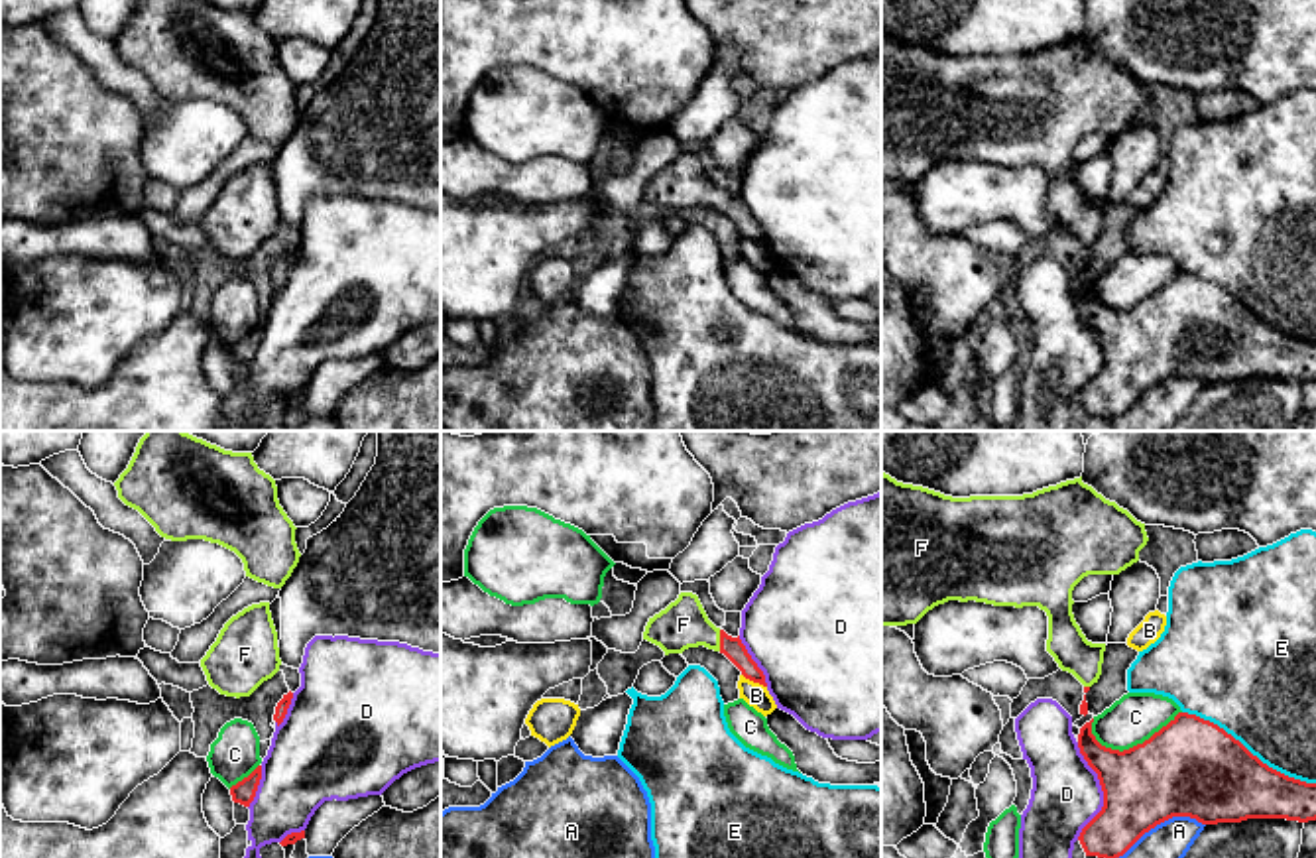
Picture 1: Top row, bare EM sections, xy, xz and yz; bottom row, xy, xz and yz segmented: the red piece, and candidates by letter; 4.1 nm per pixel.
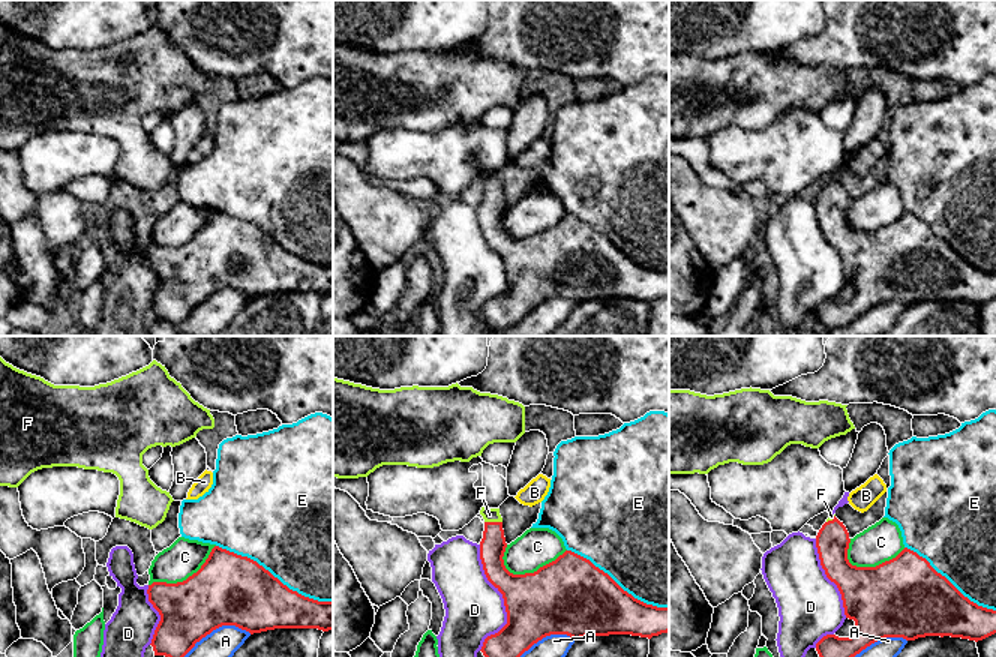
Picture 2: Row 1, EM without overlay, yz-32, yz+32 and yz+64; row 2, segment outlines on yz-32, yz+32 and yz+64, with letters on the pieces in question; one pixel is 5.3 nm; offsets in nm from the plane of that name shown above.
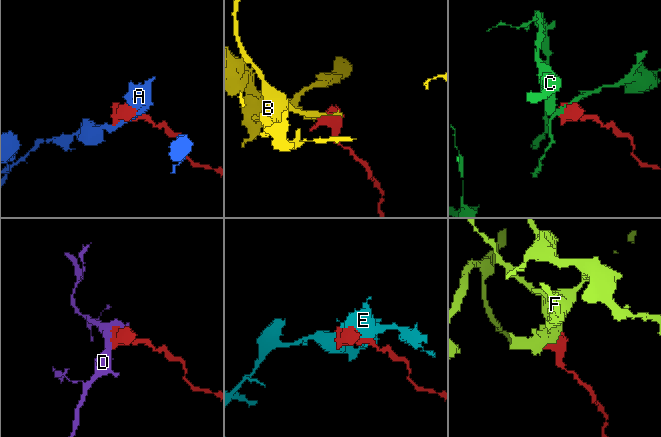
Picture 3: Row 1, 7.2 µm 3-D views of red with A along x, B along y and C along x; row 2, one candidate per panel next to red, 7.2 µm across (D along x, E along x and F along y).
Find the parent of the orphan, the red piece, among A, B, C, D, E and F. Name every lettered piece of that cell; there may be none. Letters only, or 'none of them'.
F

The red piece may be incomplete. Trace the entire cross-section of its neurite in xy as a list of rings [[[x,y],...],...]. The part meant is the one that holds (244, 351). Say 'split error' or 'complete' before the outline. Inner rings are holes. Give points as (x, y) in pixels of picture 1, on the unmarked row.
complete | [[[258,325],[248,337],[230,346],[232,360],[250,366],[250,362],[256,356],[260,338],[262,338],[262,325]]]

